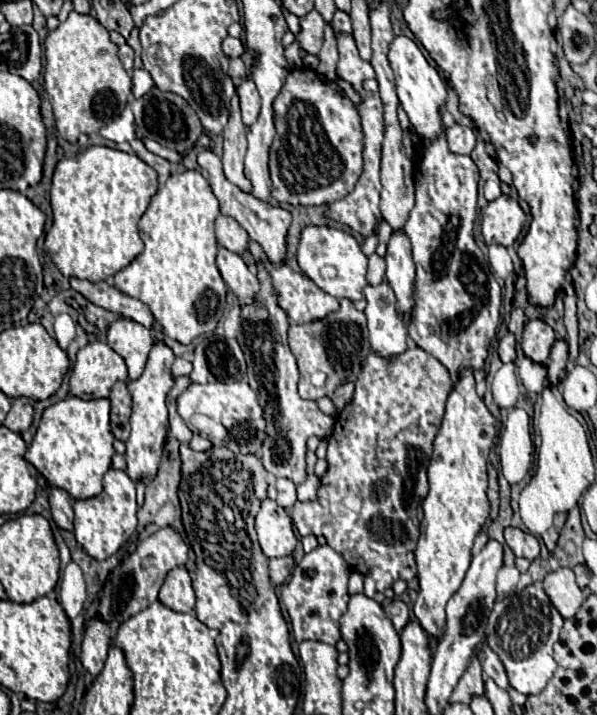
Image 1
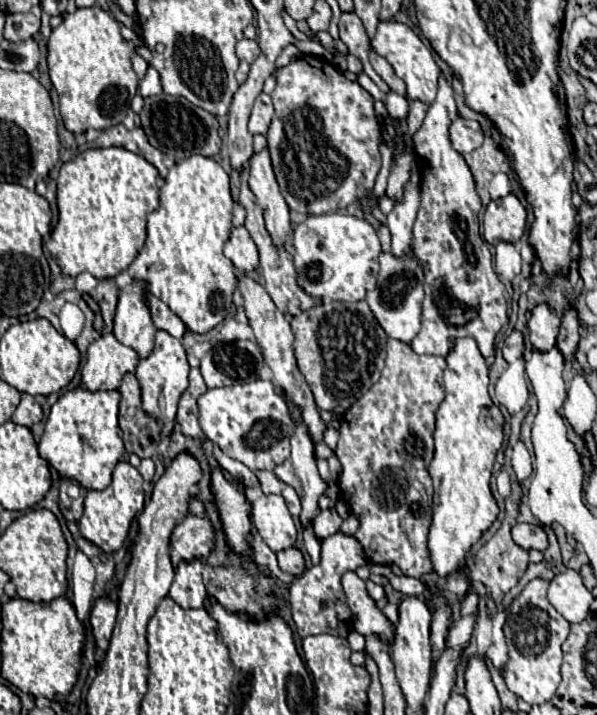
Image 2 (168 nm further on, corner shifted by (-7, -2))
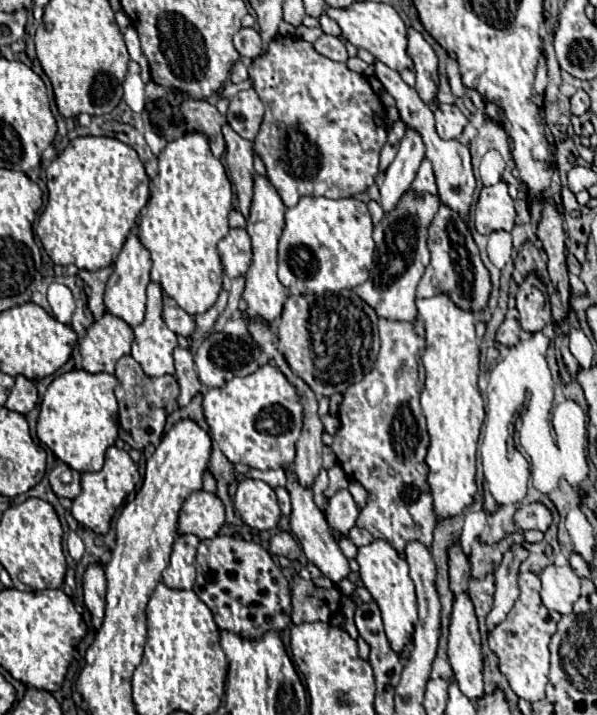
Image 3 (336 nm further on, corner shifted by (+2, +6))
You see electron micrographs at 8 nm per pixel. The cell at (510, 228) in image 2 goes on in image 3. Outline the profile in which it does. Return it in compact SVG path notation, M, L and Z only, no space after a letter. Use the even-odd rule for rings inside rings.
M499 181L497 185L483 187L477 209L475 209L475 227L479 233L483 231L511 231L515 223L513 199L507 191L507 183Z

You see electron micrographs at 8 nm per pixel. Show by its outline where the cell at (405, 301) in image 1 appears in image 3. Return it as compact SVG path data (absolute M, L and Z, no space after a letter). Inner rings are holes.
M407 127L405 137L401 139L401 147L393 163L387 167L381 185L381 205L385 213L389 213L397 205L401 195L409 191L423 159L425 159L425 145L421 141L421 135Z

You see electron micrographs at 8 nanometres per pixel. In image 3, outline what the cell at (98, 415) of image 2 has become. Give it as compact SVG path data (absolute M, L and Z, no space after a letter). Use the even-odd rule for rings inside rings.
M73 369L69 373L63 373L51 381L47 387L47 393L41 401L41 413L37 421L37 437L41 443L45 443L55 457L59 457L69 467L77 469L79 473L87 471L99 471L103 467L105 451L107 447L115 445L117 431L119 431L119 415L117 415L117 399L115 389L117 379L111 373L87 373L85 369Z

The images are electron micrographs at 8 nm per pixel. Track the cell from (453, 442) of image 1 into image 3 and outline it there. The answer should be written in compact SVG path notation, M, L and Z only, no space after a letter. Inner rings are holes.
M437 293L429 299L417 299L419 317L425 325L425 387L421 407L427 417L431 445L427 451L429 485L435 501L437 519L459 515L473 503L475 485L475 451L479 431L485 419L483 399L477 387L479 375L479 345L475 339L475 317L471 311L457 309L447 293Z

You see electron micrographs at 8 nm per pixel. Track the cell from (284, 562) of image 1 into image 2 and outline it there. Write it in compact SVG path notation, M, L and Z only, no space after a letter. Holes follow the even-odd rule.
M296 547L280 551L278 553L278 565L284 573L290 573L294 577L300 577L304 573L304 557Z

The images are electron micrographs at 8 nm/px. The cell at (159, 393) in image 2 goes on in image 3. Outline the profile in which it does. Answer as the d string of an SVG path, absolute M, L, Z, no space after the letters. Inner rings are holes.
M157 283L147 285L147 311L141 325L135 327L135 341L131 355L143 367L145 375L161 377L175 373L173 349L177 335L165 325L163 317L163 291Z

